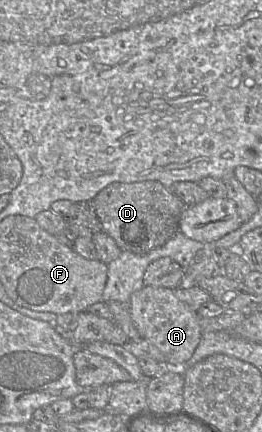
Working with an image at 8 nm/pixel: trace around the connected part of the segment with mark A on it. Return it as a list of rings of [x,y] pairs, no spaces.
[[[145,285],[128,302],[132,322],[142,339],[155,345],[166,357],[166,368],[181,368],[194,353],[202,336],[197,311],[178,299],[175,290]]]

